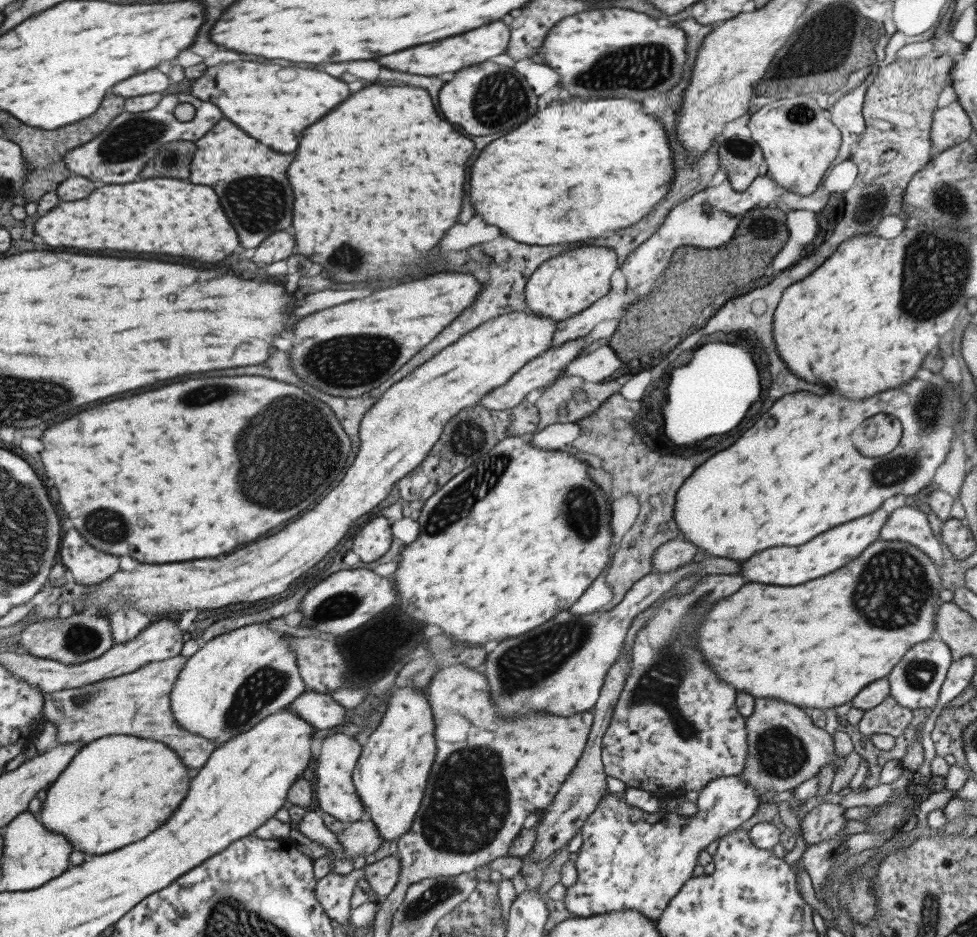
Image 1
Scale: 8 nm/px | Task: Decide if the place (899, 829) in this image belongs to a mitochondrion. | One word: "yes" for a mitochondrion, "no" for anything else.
no

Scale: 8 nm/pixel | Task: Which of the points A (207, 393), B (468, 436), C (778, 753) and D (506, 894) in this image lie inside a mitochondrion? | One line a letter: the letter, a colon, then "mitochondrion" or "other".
A: mitochondrion
B: mitochondrion
C: mitochondrion
D: other

